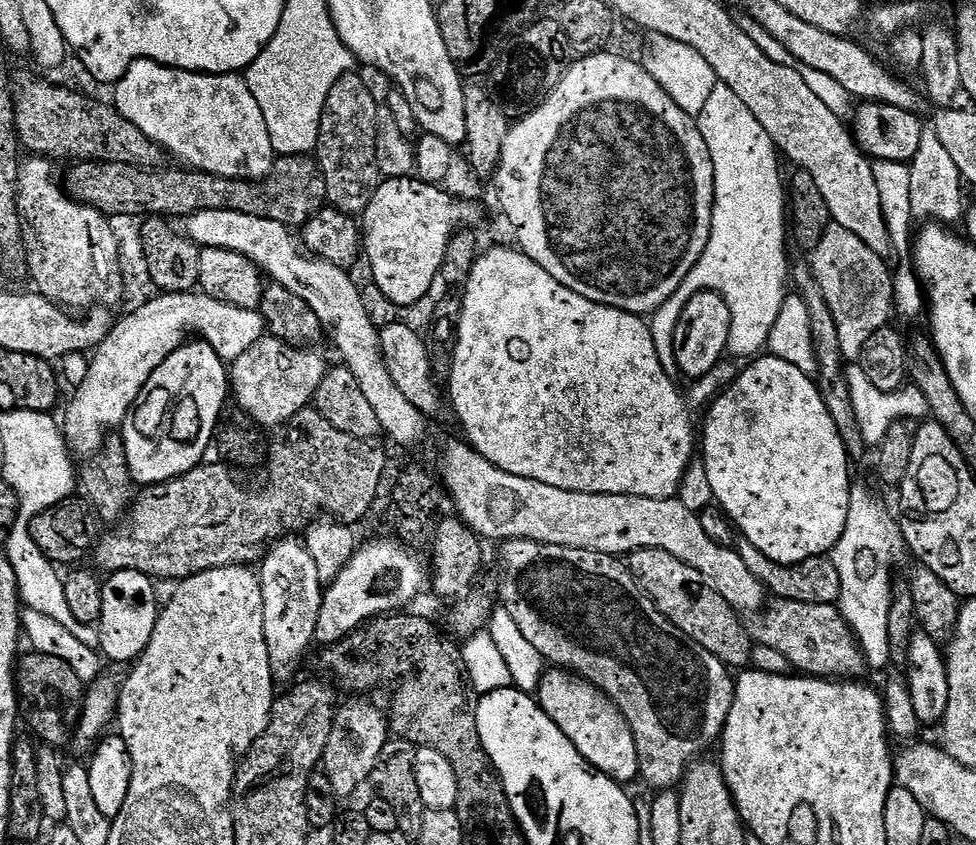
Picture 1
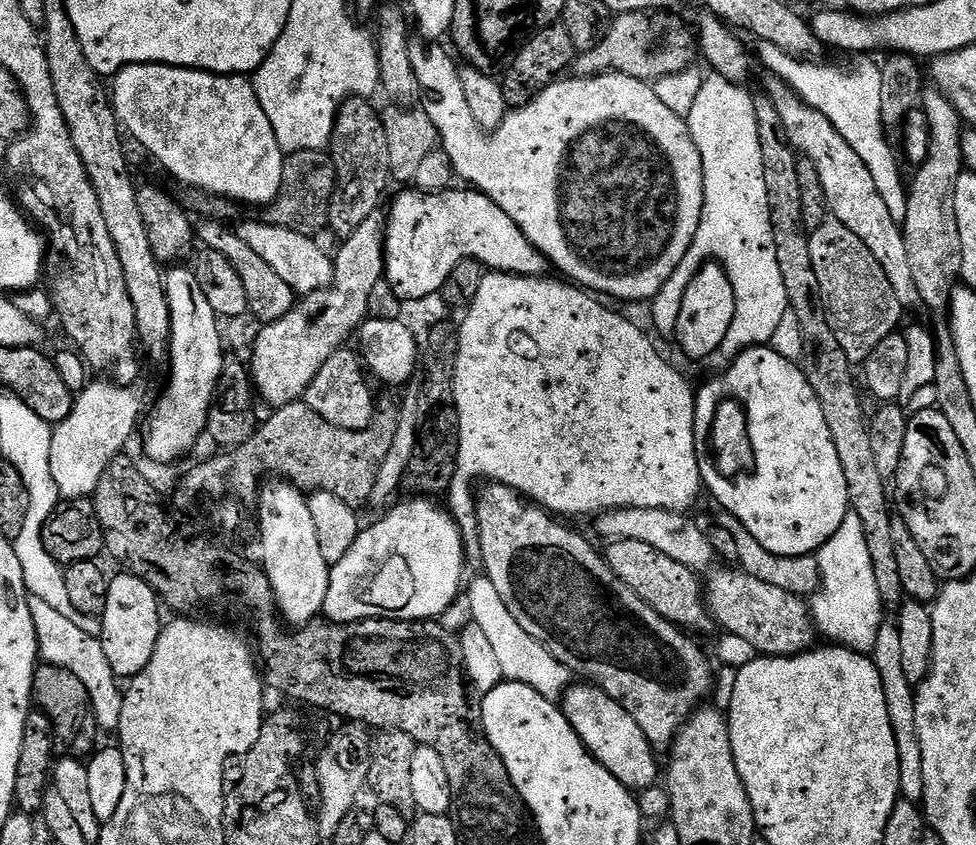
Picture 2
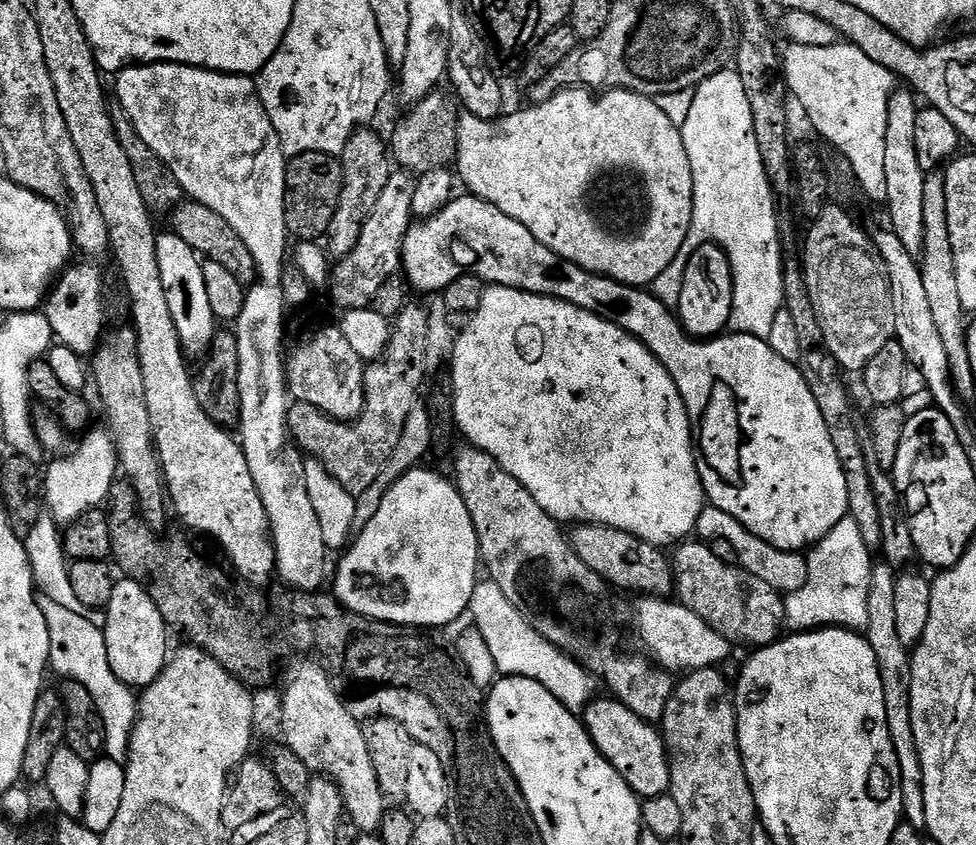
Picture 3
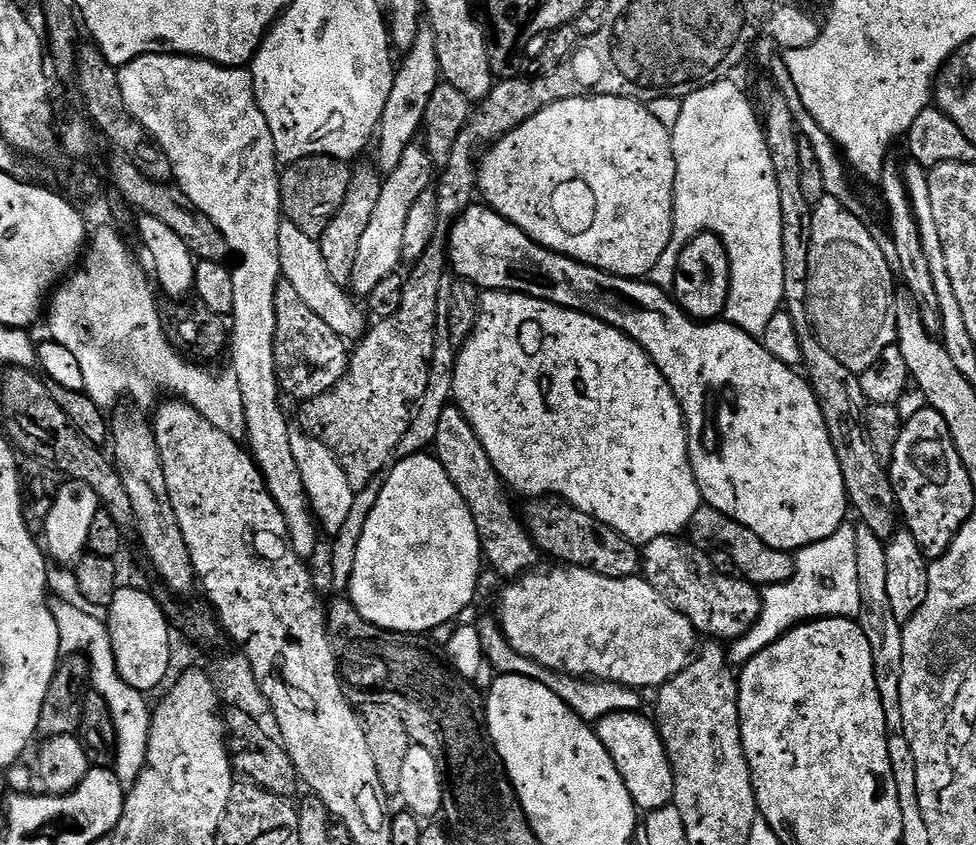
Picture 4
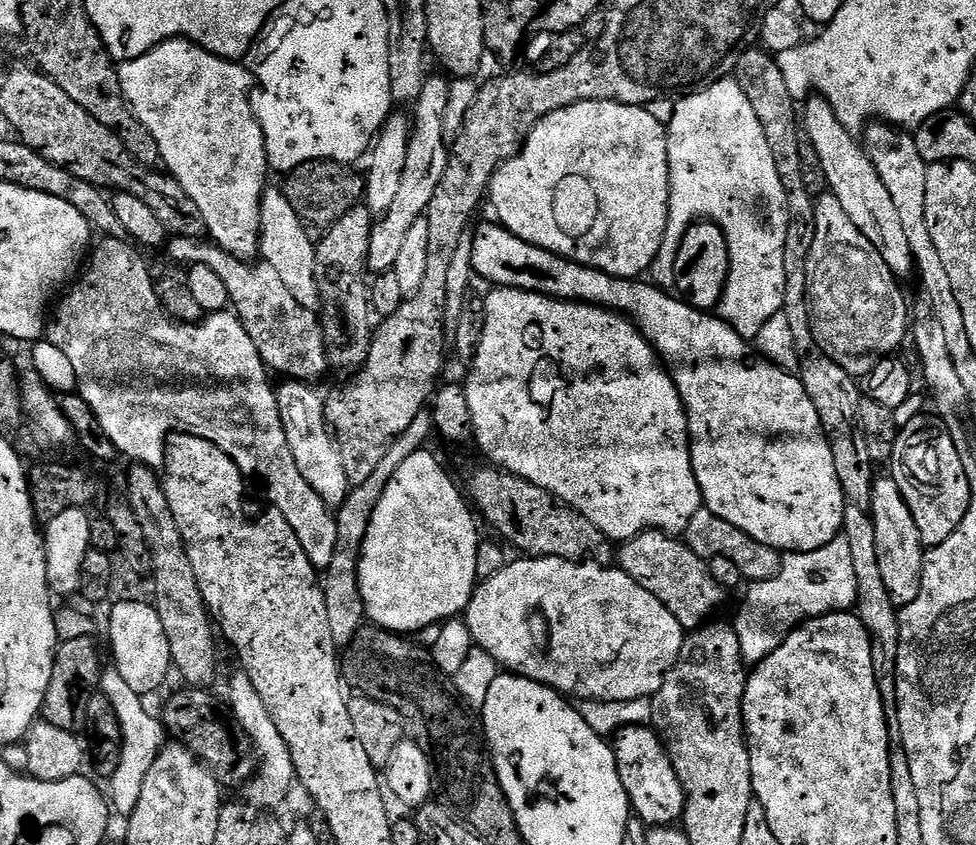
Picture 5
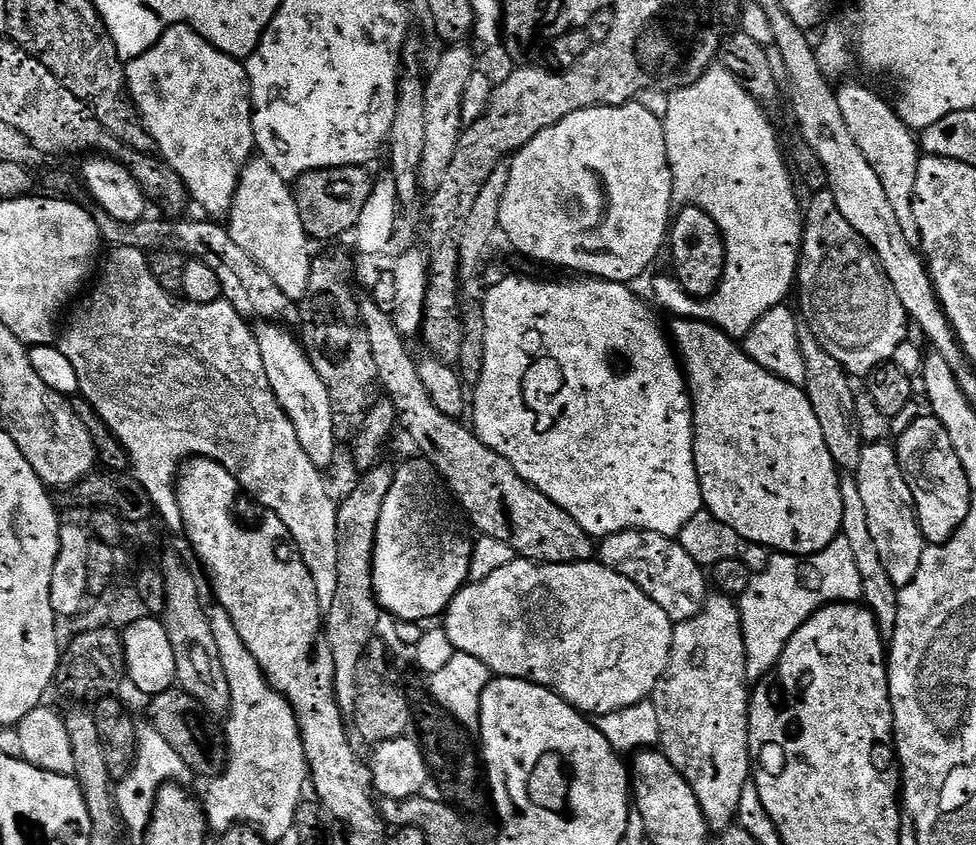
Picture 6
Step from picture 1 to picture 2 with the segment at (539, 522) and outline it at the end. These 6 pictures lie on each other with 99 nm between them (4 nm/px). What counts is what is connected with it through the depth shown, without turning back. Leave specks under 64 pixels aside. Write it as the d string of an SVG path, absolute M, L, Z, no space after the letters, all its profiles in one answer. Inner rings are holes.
M619 508L613 512L602 512L599 516L595 517L594 524L596 524L596 532L600 536L605 536L605 541L611 542L614 540L633 540L634 542L646 542L650 546L654 546L654 550L662 550L662 554L666 554L670 558L674 558L674 562L682 562L682 566L691 568L693 570L701 570L707 566L711 560L714 560L714 553L712 551L712 543L708 540L708 532L705 529L700 529L694 521L691 520L691 515L682 512L667 512L666 510L638 510L637 508Z

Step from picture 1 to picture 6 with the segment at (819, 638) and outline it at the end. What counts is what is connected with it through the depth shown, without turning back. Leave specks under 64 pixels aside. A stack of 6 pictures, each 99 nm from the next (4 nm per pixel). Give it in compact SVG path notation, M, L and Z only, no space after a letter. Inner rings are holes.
M633 530L603 537L598 544L598 560L607 568L630 578L650 599L658 602L662 610L676 624L694 618L704 609L710 595L710 580L705 569L686 550L679 539L653 532Z

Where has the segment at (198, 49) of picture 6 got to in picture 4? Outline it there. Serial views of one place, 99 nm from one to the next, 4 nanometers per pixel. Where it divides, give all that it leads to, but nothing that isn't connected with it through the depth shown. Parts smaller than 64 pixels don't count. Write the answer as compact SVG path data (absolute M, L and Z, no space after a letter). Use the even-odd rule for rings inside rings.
M165 54L163 56L140 56L137 60L132 60L123 65L118 72L120 78L120 89L124 99L124 107L128 113L140 123L146 131L151 134L157 146L166 154L166 158L172 167L172 175L175 183L190 198L192 207L196 211L206 214L214 226L224 236L224 242L229 253L236 255L236 265L231 265L232 281L234 282L234 310L230 317L230 356L232 352L232 364L230 370L238 378L238 390L242 394L242 406L246 414L246 444L250 449L250 455L256 462L256 467L260 470L260 475L264 477L264 484L268 487L268 493L271 494L278 510L282 512L282 518L288 527L288 543L291 544L294 554L301 558L309 558L316 552L316 532L312 509L309 508L309 498L306 490L302 486L302 474L298 474L298 462L294 462L294 454L290 450L290 425L284 417L284 412L280 409L280 400L282 393L280 384L276 380L276 363L274 362L274 342L276 341L276 311L274 310L274 298L276 297L276 288L282 279L280 271L280 255L278 254L278 234L282 223L282 209L280 207L280 174L281 169L276 168L278 157L276 147L274 146L274 134L270 134L270 126L262 114L262 110L256 101L256 92L252 89L252 74L247 67L243 68L224 68L221 64L211 64L208 60L197 60L195 56L173 56Z

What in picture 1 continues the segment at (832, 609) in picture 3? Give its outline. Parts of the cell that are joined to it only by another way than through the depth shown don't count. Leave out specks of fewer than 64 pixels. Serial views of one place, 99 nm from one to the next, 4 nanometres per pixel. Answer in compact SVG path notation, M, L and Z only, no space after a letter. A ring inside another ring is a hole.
M853 487L850 498L850 510L846 518L846 530L842 538L830 553L830 558L838 570L838 578L842 580L842 590L838 607L840 613L844 615L844 621L852 628L856 639L860 642L860 649L864 651L864 658L869 669L888 668L890 654L890 642L887 641L887 618L890 613L892 600L892 584L894 573L892 574L892 563L896 560L896 555L905 551L906 545L904 537L900 535L900 526L895 515L892 516L880 505L880 500L876 496L871 496L864 488Z

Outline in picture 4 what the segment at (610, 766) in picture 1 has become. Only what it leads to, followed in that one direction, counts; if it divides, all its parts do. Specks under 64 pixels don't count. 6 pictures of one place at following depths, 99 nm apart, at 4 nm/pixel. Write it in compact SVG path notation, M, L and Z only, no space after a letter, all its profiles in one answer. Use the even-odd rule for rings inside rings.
M639 711L615 712L595 721L596 737L610 754L626 790L630 790L632 801L641 813L647 814L673 803L674 774L668 761L668 749L664 747L660 731L655 723Z

